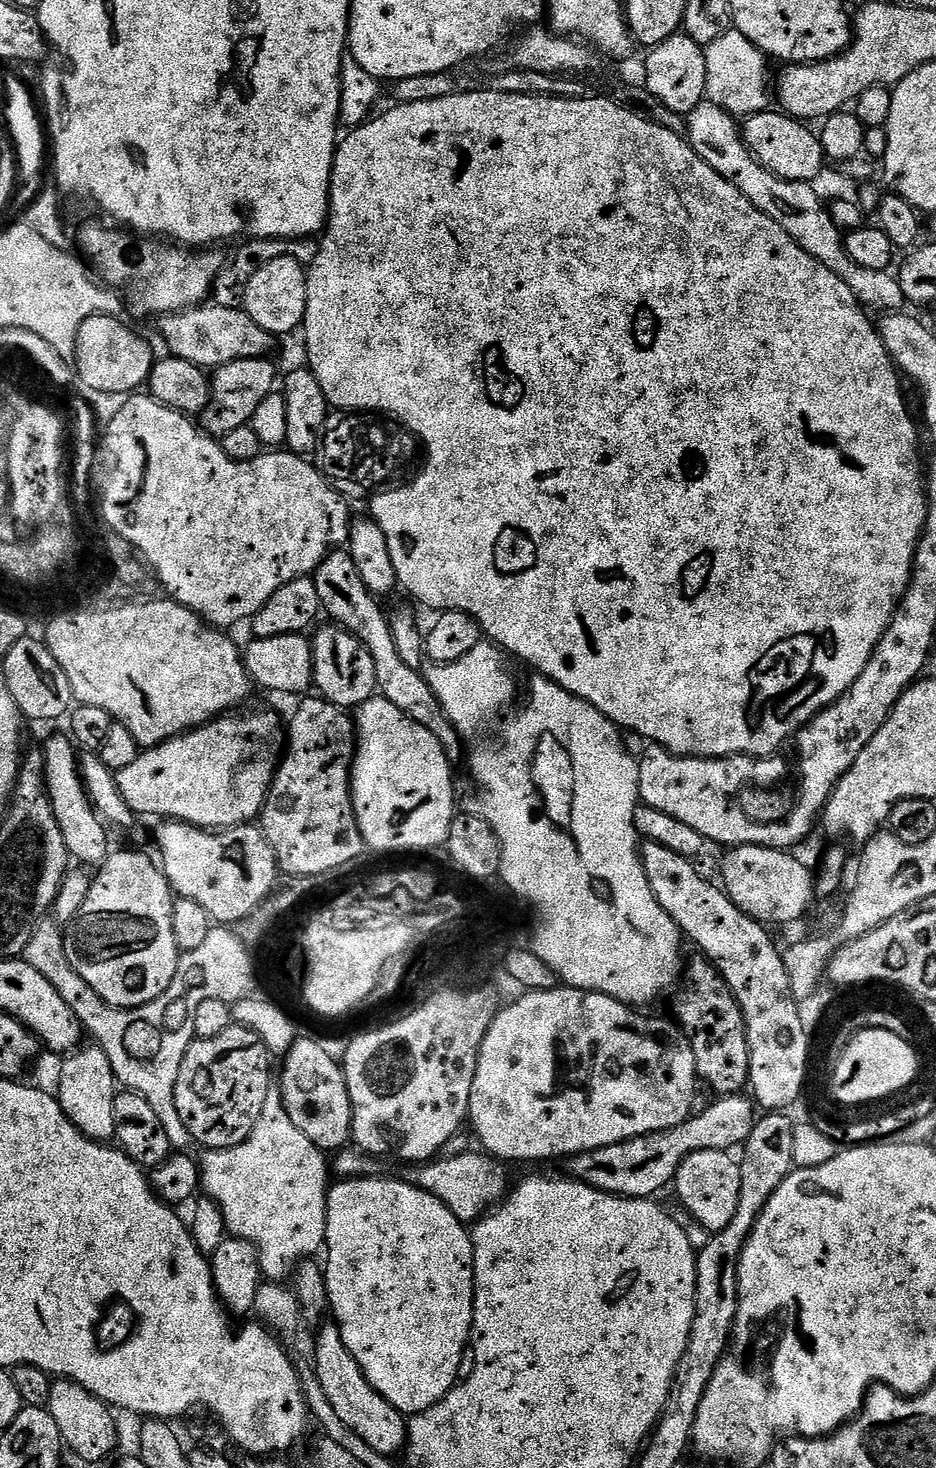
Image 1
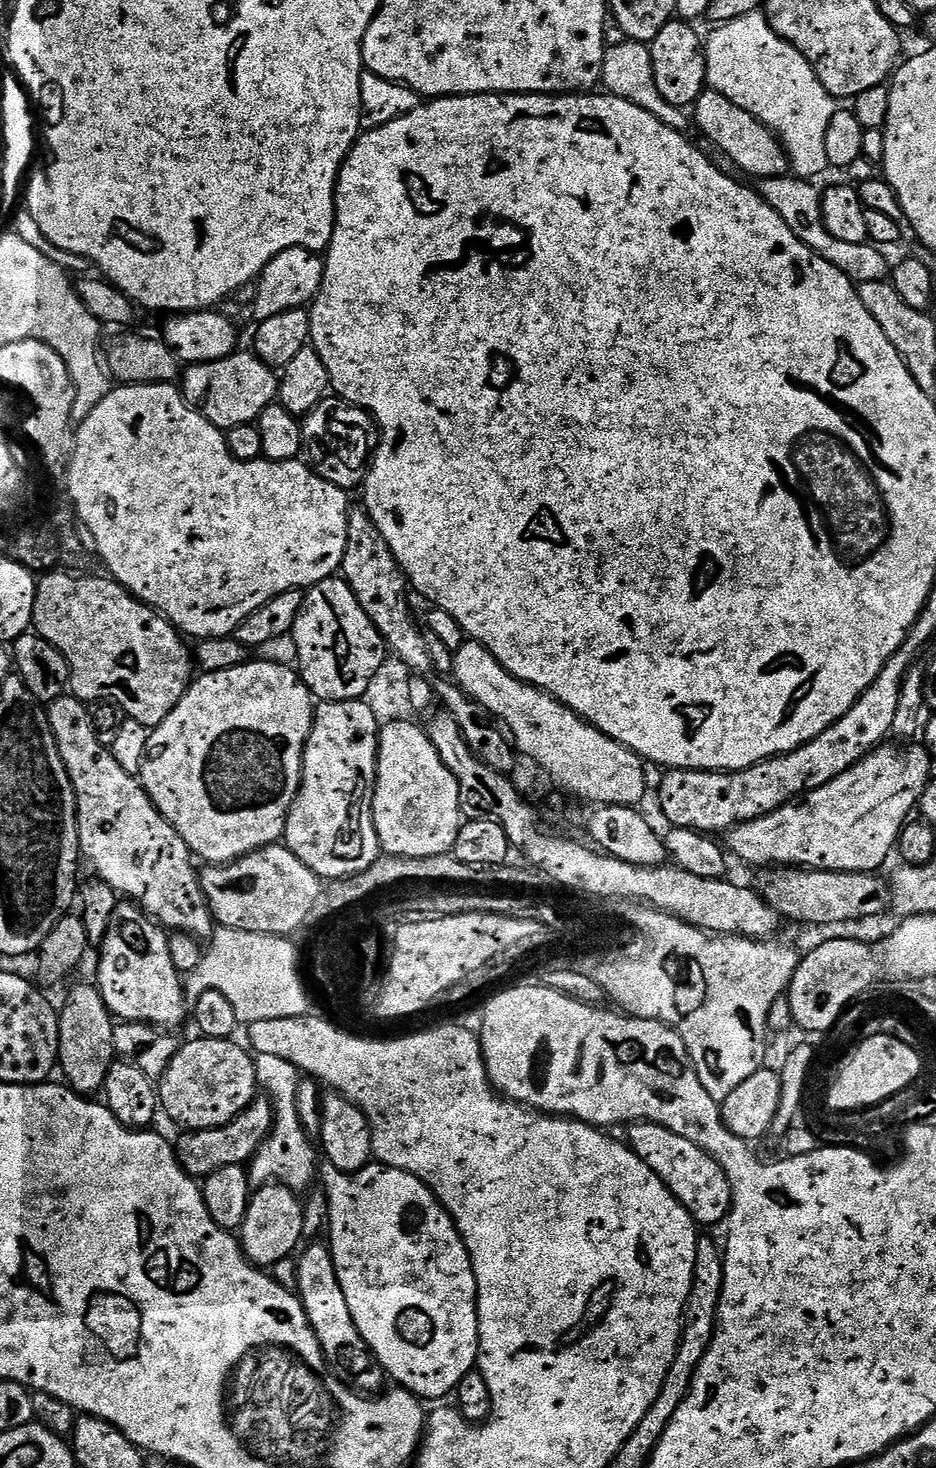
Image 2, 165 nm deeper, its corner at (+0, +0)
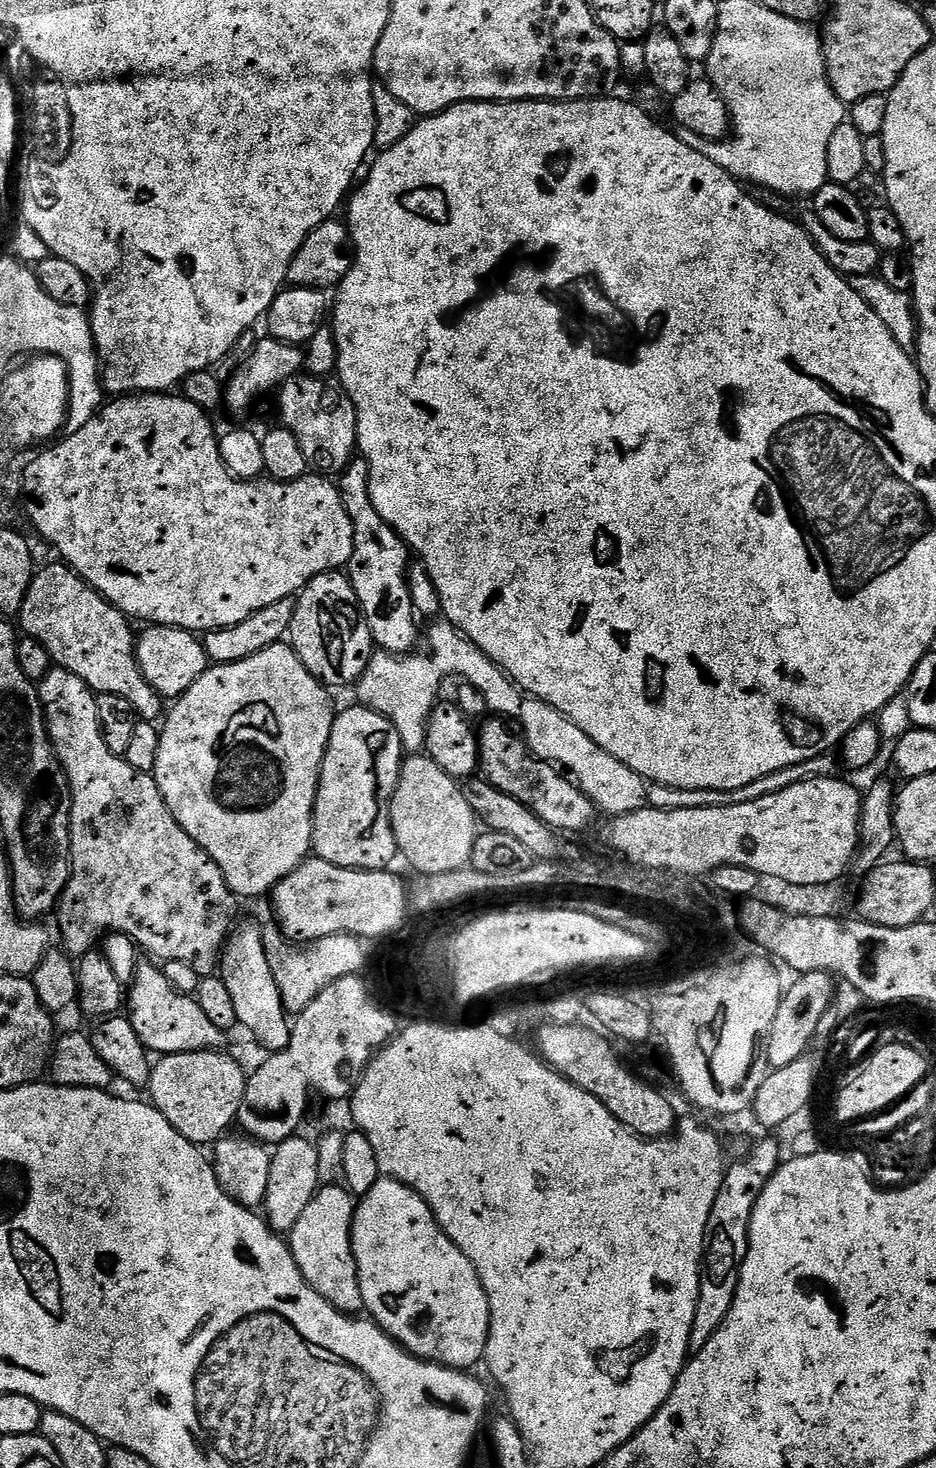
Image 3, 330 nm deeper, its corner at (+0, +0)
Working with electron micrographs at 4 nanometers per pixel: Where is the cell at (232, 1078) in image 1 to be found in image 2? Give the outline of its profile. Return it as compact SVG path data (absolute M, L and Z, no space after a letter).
M195 1039L177 1047L170 1066L159 1077L160 1107L163 1115L181 1124L181 1129L217 1128L231 1122L239 1112L245 1112L257 1099L258 1064L253 1053L243 1043L236 1044L235 1039Z

